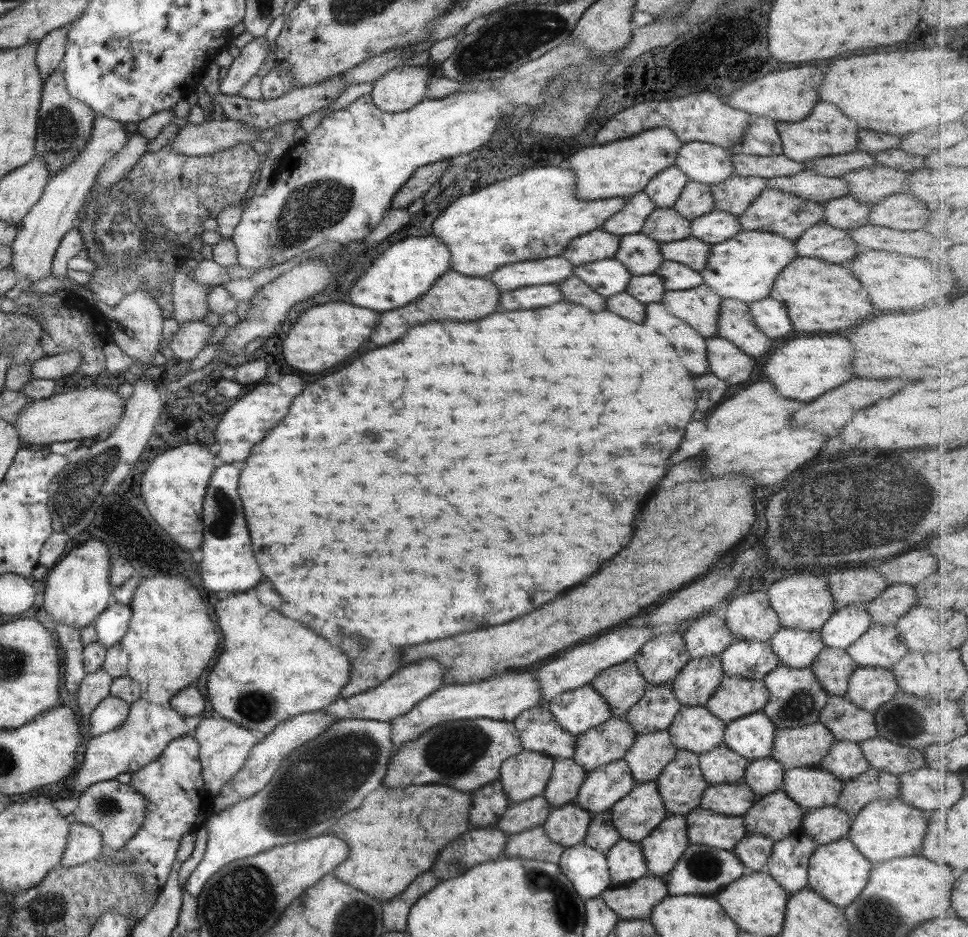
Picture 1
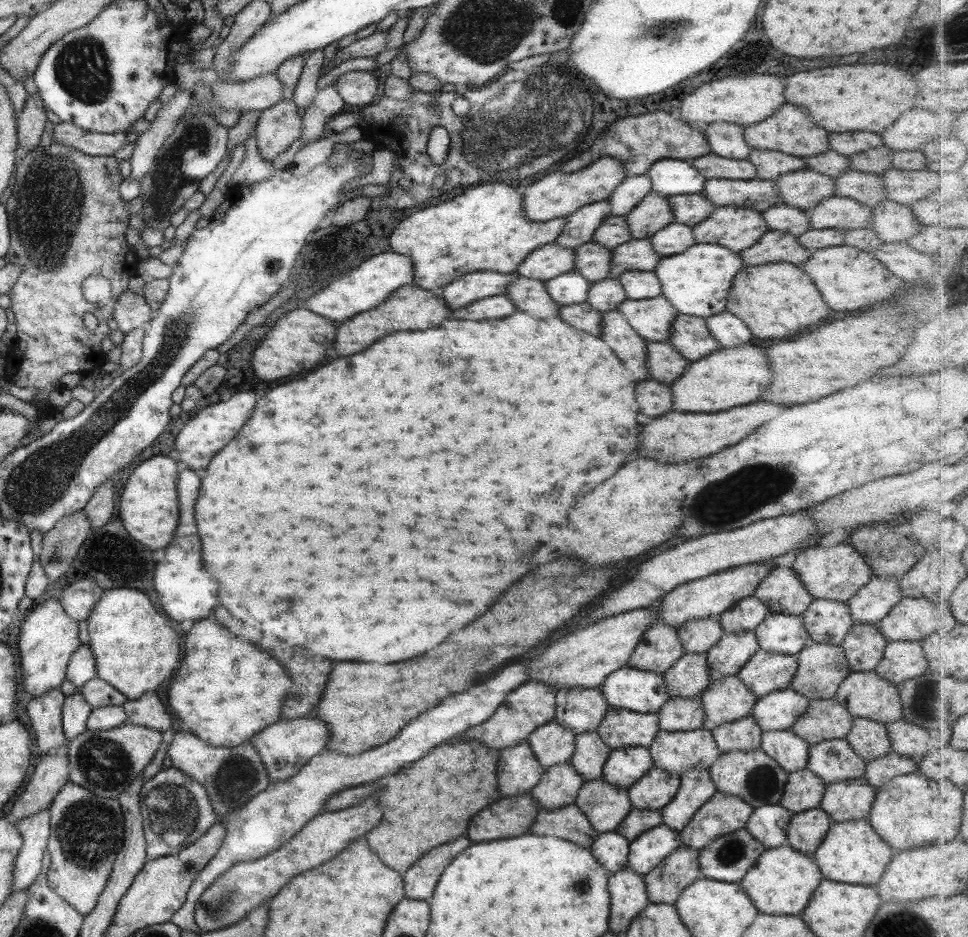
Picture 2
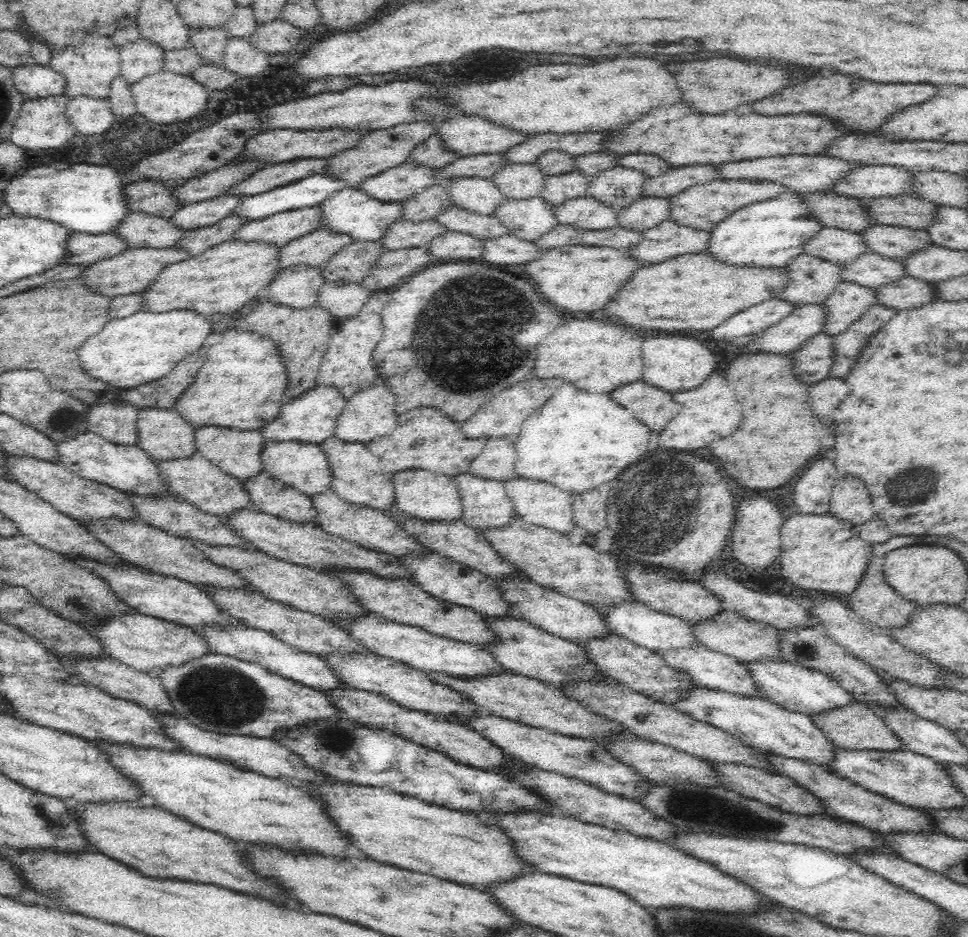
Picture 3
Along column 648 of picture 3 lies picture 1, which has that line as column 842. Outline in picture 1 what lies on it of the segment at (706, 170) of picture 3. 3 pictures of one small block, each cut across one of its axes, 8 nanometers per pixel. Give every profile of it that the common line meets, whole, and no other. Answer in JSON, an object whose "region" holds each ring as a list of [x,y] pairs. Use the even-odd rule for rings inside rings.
{"region":[[[804,169],[793,176],[766,179],[766,187],[788,192],[805,200],[820,204],[828,200],[847,196],[847,181],[842,177],[831,178]]]}

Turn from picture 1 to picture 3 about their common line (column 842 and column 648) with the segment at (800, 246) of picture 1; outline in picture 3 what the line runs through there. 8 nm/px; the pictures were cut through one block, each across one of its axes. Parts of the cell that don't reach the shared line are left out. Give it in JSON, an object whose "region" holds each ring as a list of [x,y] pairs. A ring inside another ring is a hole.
{"region":[[[668,220],[645,231],[642,242],[630,247],[630,254],[642,262],[660,264],[678,254],[706,251],[710,237],[710,232]]]}

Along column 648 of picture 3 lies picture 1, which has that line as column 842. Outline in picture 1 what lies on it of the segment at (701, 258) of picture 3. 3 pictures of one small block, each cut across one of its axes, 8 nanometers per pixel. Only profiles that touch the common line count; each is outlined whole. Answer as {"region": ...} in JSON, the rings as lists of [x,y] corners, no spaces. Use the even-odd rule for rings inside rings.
{"region":[[[795,257],[777,275],[769,296],[785,306],[793,328],[801,332],[833,332],[849,328],[857,320],[873,314],[873,306],[859,280],[855,280],[849,270],[819,262],[818,258]]]}

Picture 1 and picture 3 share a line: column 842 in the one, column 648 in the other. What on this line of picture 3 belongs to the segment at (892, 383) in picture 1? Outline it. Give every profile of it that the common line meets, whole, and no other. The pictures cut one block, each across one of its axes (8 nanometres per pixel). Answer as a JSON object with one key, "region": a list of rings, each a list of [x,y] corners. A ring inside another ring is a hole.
{"region":[[[634,382],[622,388],[616,388],[612,394],[620,406],[632,410],[638,420],[646,422],[652,432],[664,430],[664,424],[680,414],[680,404],[672,402],[672,394],[652,388],[644,382]]]}

